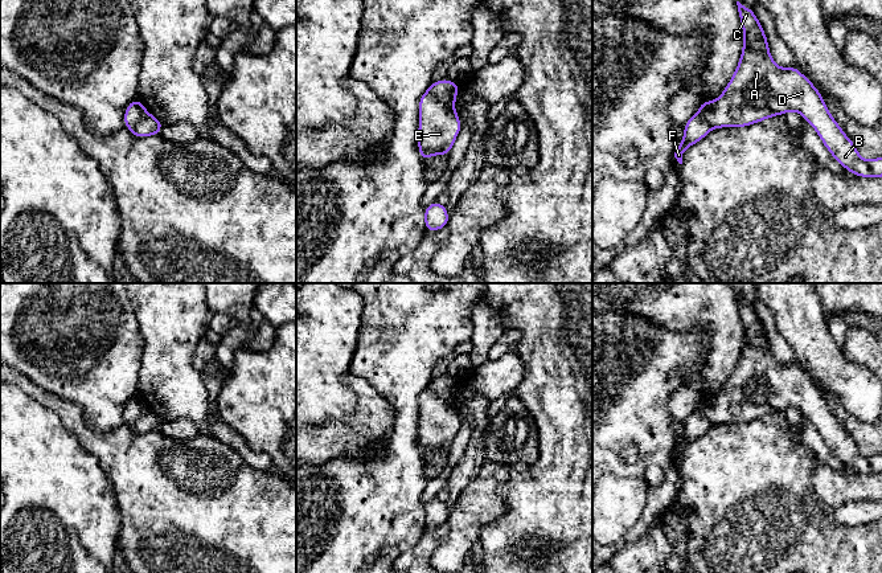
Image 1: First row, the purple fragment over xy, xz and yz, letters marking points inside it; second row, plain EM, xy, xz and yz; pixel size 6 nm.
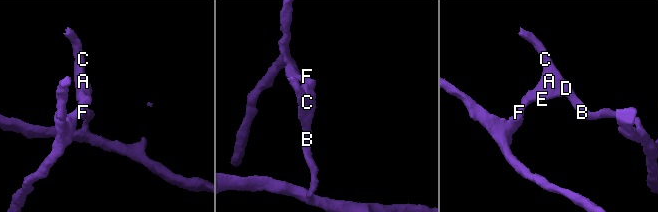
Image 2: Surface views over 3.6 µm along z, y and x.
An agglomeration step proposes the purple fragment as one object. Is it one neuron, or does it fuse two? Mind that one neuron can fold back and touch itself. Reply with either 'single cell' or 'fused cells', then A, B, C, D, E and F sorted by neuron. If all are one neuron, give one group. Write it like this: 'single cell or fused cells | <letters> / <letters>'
fused cells | A B C D E / F

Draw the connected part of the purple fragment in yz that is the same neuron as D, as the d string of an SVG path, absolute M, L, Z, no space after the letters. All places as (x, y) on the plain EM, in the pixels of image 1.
M737 298L743 323L743 347L722 392L702 398L698 409L711 425L746 423L787 408L797 408L816 426L832 453L862 474L882 472L882 454L863 457L830 412L826 400L799 365L779 364L752 306Z

